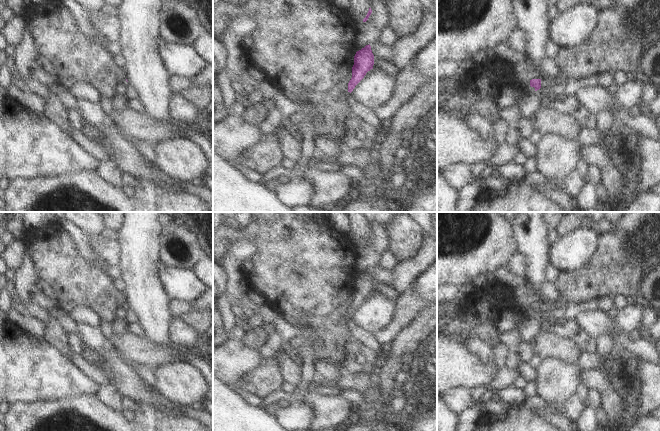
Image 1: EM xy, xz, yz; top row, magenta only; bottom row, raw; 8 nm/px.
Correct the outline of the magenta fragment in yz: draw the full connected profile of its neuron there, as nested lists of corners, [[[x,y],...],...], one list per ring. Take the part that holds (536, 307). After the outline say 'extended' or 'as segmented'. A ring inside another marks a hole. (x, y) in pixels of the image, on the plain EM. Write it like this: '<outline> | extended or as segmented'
[[[554,302],[545,303],[532,303],[530,304],[530,310],[535,312],[535,315],[542,313],[553,313],[555,315],[561,315],[562,310],[560,306]]] | extended

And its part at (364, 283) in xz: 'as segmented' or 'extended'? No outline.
extended

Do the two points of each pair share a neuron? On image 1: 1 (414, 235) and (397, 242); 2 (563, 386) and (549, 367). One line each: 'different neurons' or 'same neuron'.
1: same neuron
2: same neuron

